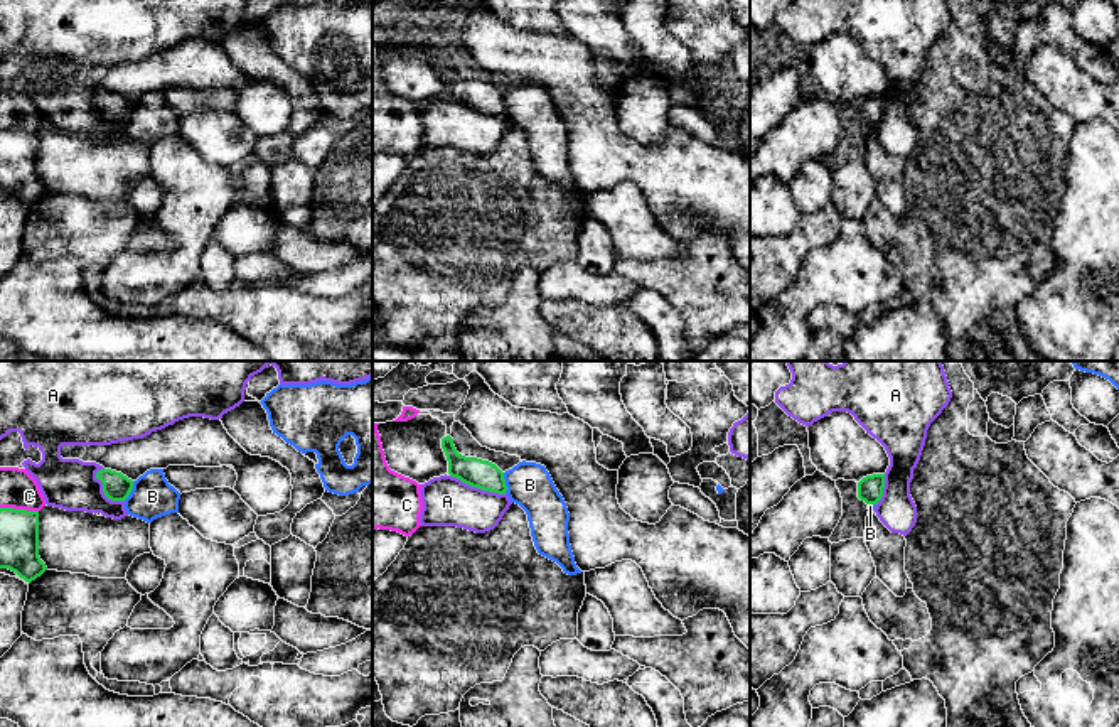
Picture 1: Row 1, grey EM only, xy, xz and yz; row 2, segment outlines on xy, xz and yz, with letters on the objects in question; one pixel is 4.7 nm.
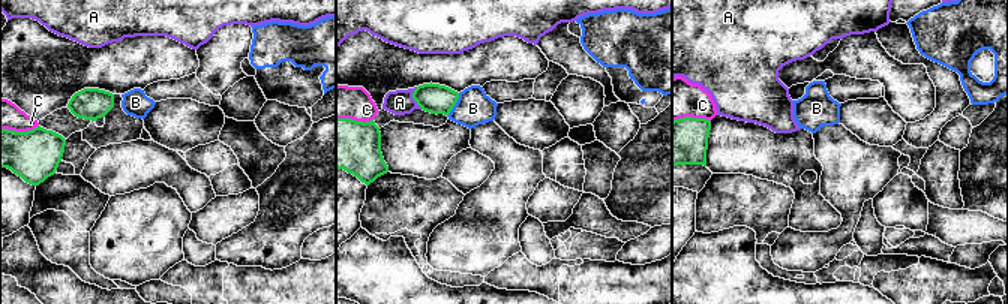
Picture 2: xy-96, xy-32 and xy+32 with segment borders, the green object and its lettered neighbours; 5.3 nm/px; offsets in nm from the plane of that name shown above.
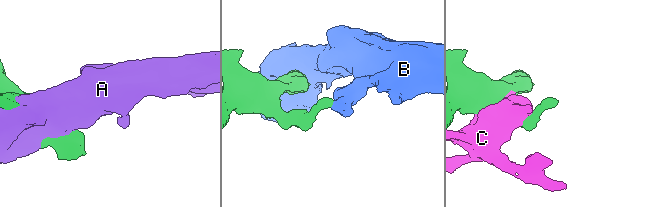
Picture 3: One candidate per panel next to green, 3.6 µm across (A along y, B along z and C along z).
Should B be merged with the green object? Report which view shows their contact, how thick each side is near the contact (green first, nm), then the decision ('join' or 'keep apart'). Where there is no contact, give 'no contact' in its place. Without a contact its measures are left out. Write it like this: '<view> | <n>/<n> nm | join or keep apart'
xz | 140/220 nm | keep apart

